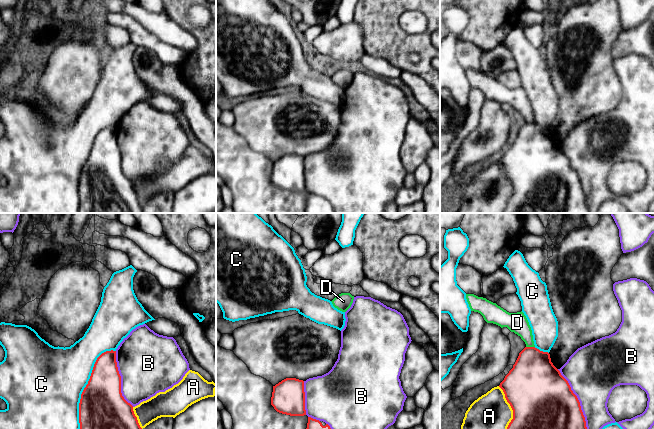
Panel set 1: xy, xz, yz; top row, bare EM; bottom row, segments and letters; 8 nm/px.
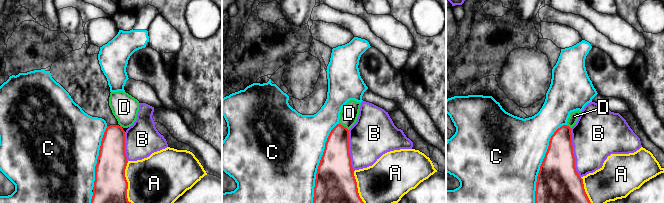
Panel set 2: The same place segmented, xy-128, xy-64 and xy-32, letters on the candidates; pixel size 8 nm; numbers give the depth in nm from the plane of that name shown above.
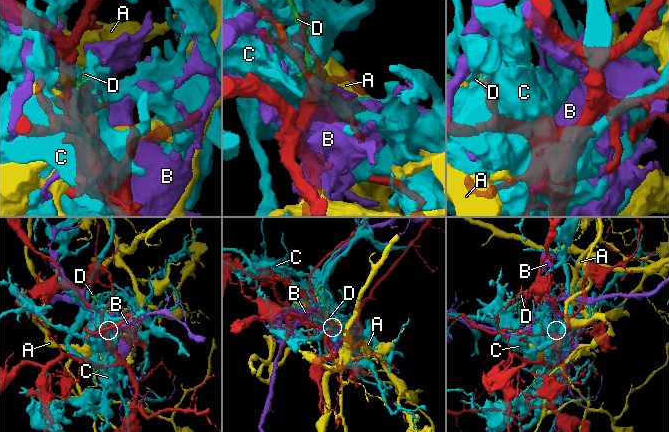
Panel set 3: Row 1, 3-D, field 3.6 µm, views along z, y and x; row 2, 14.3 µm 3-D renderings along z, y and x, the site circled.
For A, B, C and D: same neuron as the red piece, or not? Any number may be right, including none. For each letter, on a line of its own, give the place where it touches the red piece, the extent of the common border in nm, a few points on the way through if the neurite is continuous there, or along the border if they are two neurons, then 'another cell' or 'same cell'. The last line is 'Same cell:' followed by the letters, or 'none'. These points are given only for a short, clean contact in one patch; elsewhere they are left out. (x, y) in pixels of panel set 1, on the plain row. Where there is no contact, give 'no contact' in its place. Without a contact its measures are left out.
A: yz (513, 187) | 420 nm | another cell
B: yz (579, 179) | 600 nm | another cell
C: xy (84, 164) | 750 nm | another cell
D: yz (530, 123) | 70 nm | along yz (526, 122), (534, 123) | another cell
Same cell: none

